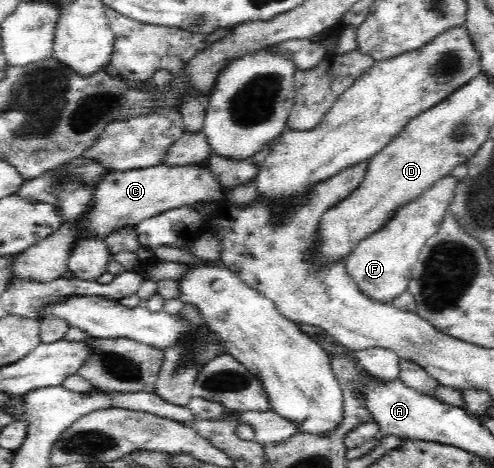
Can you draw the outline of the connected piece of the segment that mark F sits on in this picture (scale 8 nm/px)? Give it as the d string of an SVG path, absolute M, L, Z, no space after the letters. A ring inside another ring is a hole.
M452 176L438 182L438 185L424 197L411 206L402 208L397 218L390 222L382 233L374 234L374 237L354 250L354 254L348 258L344 267L350 282L362 297L378 305L392 305L400 296L409 292L409 282L418 257L428 239L437 234L444 218L444 211L450 207L454 199L456 186Z

